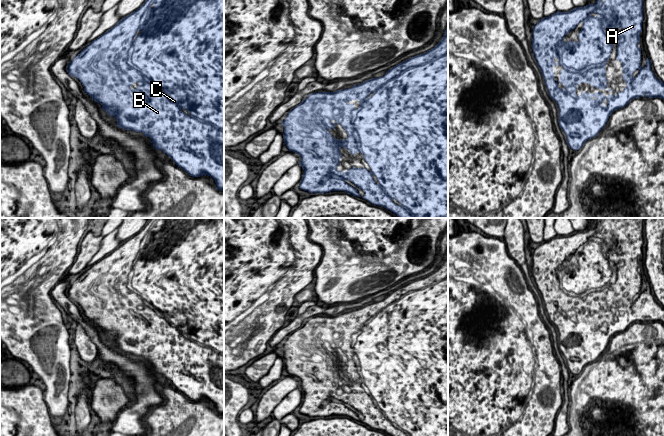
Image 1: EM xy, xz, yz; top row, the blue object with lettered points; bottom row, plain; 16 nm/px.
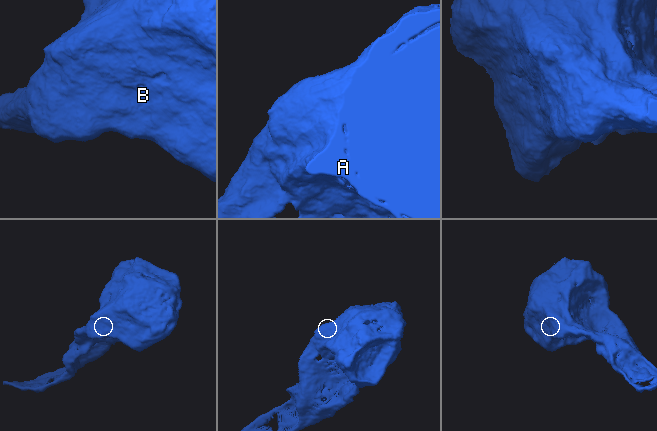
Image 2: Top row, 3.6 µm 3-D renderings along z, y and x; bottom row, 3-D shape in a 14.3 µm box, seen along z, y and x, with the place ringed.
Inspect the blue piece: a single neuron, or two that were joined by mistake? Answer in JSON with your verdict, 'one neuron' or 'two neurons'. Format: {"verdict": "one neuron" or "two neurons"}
{"verdict": "one neuron"}

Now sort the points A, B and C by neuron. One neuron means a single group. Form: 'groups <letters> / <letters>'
groups A B C

